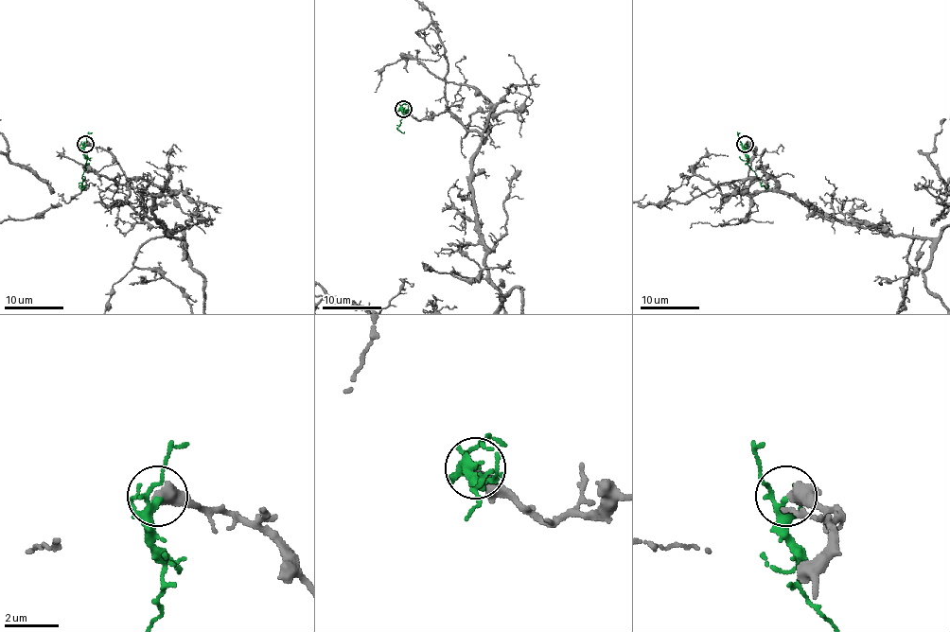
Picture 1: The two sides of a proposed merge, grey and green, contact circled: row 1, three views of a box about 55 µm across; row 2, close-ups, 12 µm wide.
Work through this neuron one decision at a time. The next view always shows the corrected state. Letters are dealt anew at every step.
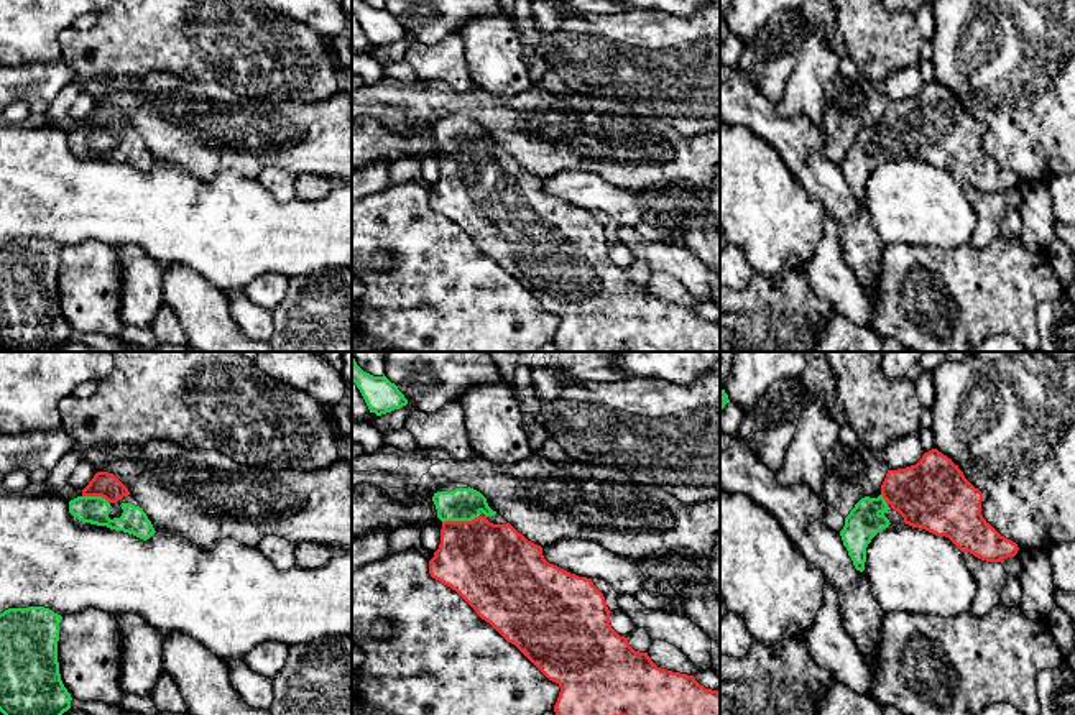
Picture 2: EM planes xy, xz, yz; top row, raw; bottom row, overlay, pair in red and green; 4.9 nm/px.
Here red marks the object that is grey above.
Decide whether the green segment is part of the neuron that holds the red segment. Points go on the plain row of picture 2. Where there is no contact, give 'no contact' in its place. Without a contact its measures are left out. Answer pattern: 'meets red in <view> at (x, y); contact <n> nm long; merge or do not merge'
meets red in xz at (461, 153); contact 190 nm long; merge

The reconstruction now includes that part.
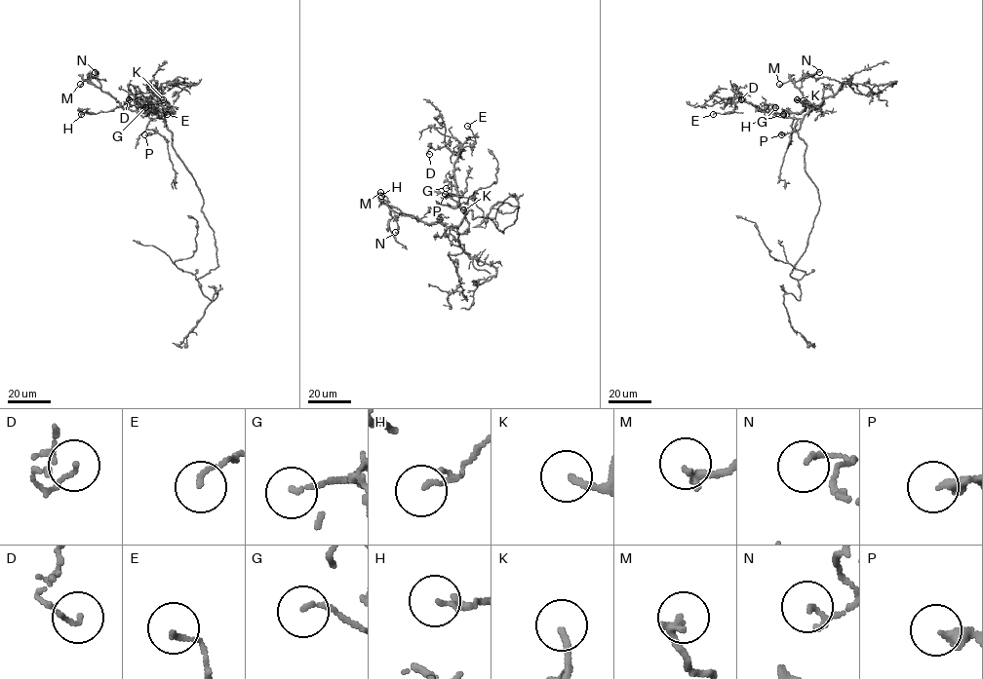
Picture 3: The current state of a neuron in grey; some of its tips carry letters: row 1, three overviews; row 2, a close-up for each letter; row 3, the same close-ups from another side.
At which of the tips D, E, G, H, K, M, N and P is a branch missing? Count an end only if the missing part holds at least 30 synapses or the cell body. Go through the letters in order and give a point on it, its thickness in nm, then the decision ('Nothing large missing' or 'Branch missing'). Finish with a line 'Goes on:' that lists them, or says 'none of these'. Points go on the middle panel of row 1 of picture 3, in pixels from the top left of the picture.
D: Place: (429, 154). Thickness 110 nm. Nothing large missing
E: Place: (467, 126). Thickness 130 nm. Nothing large missing
G: Place: (446, 188). Thickness 130 nm. Nothing large missing
H: Place: (381, 196). Thickness 90 nm. Nothing large missing
K: Place: (463, 209). Thickness 170 nm. Nothing large missing
M: Place: (380, 192). Thickness 240 nm. Nothing large missing
N: Place: (395, 232). Thickness 150 nm. Nothing large missing
P: Place: (445, 194). Thickness 320 nm. Nothing large missing
Goes on: none of these

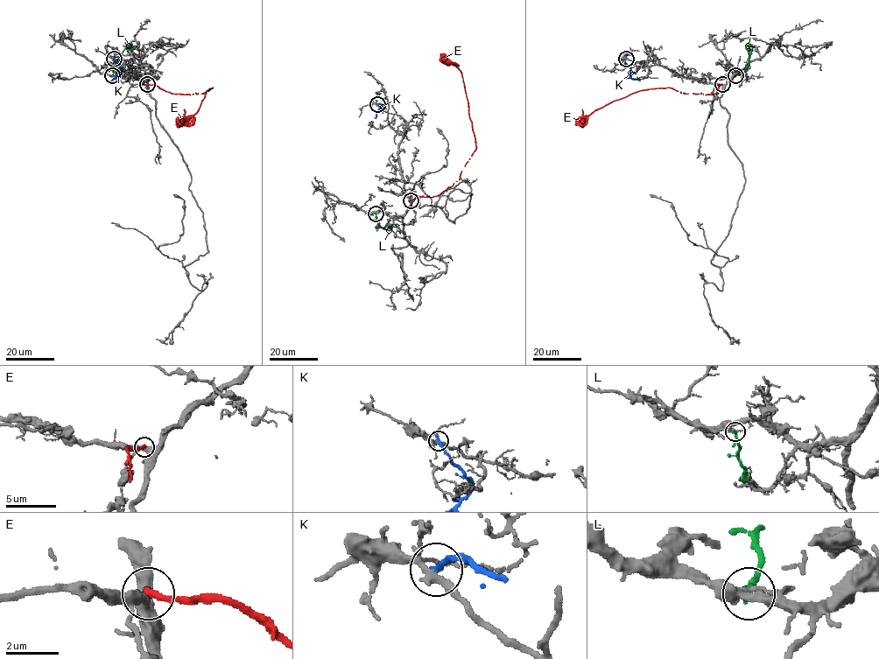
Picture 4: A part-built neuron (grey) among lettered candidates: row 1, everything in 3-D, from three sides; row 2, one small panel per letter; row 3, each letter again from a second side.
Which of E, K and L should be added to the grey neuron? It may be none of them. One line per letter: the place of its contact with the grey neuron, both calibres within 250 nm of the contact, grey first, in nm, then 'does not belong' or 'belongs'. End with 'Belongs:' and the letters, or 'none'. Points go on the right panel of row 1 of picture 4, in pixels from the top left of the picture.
E: contact (722, 84); calibres 440 and 240 nm; does not belong
K: contact (626, 59); calibres 240 and 280 nm; does not belong
L: contact (735, 75); calibres 280 and 150 nm; does not belong
Belongs: none

